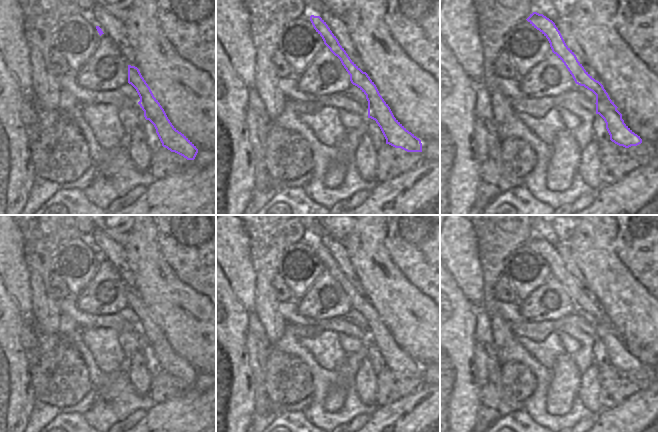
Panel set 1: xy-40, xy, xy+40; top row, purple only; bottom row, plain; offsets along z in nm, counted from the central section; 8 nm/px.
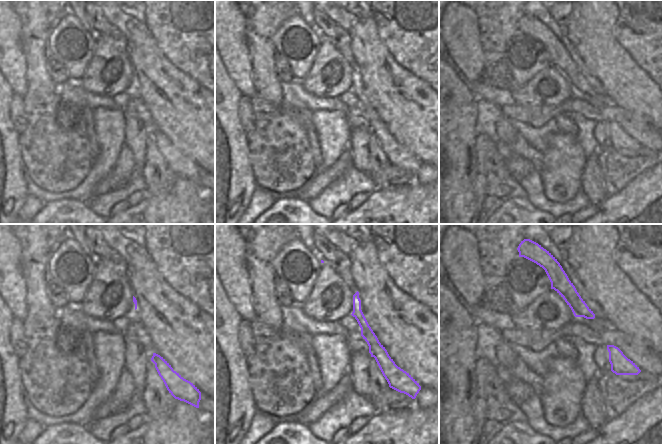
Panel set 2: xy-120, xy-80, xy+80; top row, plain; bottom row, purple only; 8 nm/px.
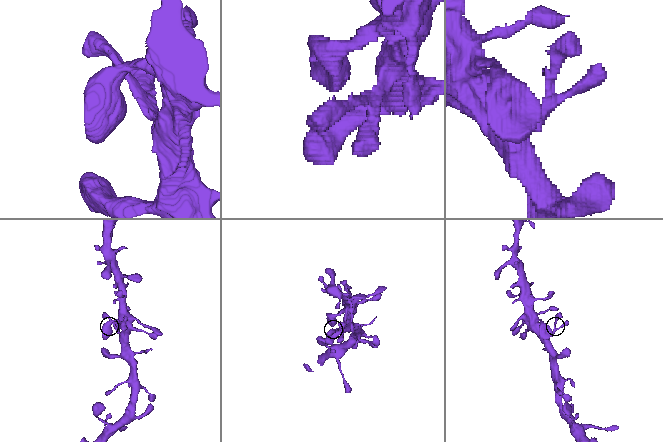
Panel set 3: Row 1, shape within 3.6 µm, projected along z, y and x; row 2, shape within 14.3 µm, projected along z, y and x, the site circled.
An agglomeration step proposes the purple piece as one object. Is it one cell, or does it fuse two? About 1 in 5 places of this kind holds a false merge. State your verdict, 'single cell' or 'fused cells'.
single cell

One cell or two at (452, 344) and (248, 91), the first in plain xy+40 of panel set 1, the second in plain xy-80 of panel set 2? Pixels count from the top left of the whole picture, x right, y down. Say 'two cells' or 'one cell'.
two cells

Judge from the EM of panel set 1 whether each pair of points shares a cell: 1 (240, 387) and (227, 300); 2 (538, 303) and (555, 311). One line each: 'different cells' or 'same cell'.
1: same cell
2: same cell

